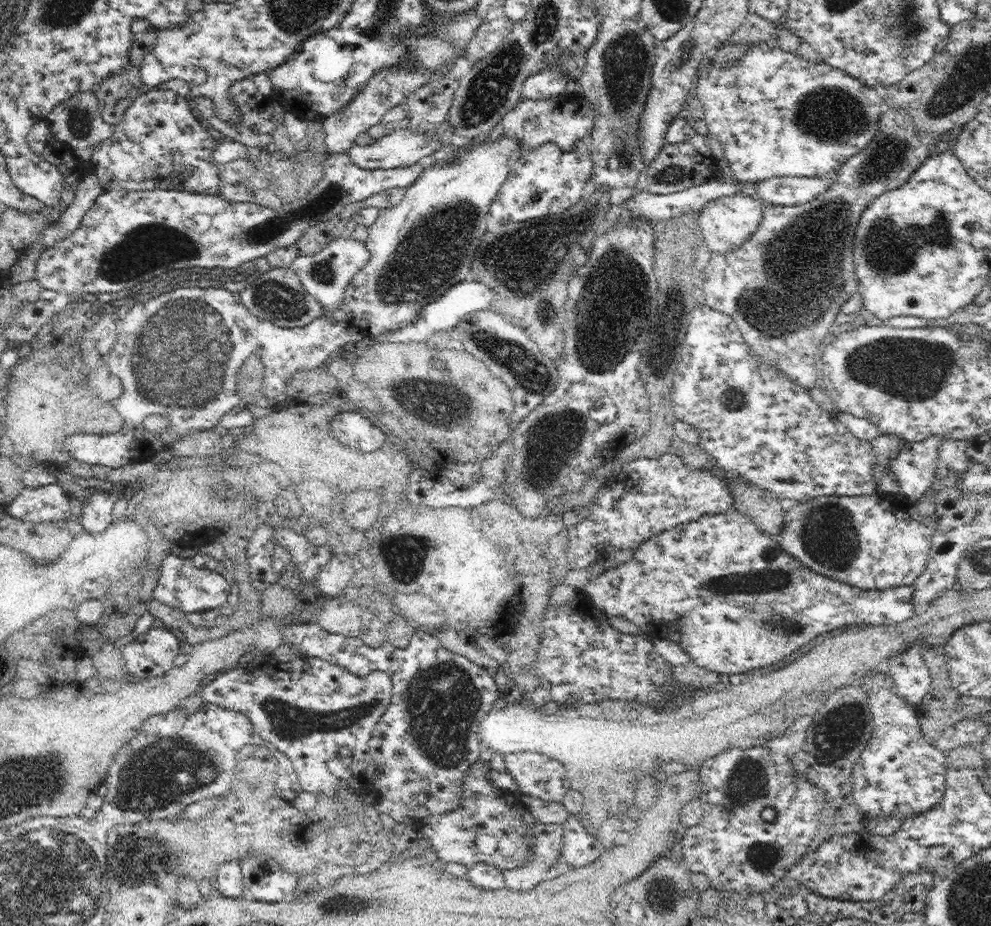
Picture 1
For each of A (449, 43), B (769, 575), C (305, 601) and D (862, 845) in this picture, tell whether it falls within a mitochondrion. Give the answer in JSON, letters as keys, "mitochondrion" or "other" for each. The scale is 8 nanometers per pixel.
{"A":"mitochondrion","B":"mitochondrion","C":"other","D":"other"}

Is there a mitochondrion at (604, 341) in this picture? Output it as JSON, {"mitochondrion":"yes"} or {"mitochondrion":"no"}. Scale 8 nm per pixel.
{"mitochondrion":"yes"}

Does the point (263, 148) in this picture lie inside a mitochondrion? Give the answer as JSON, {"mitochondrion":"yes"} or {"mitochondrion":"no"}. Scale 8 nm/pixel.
{"mitochondrion":"no"}

